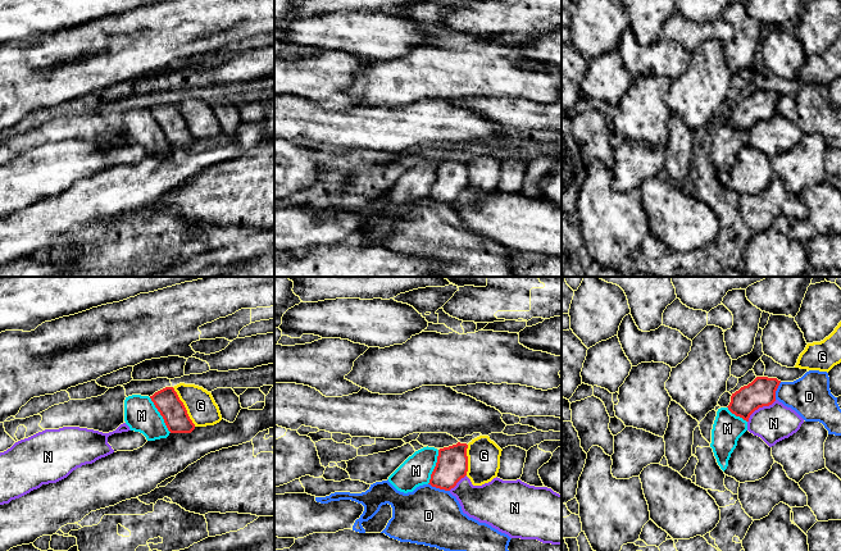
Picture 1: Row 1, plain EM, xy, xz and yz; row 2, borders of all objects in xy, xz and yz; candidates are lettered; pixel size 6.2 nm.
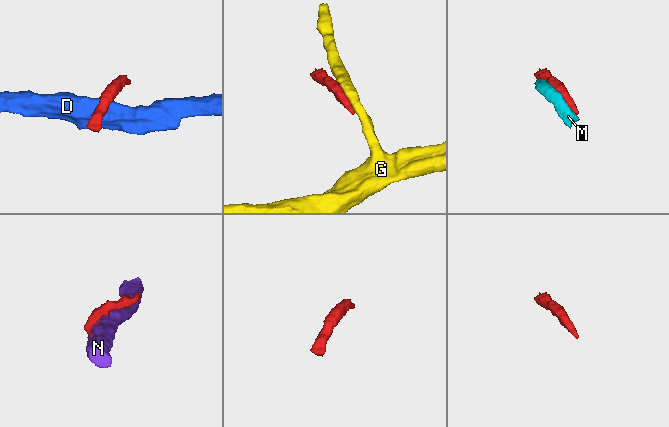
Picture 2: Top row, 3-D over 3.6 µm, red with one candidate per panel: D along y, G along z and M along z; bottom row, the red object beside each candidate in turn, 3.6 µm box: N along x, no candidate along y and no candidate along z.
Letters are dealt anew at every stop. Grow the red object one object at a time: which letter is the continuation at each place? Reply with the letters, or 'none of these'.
none of these

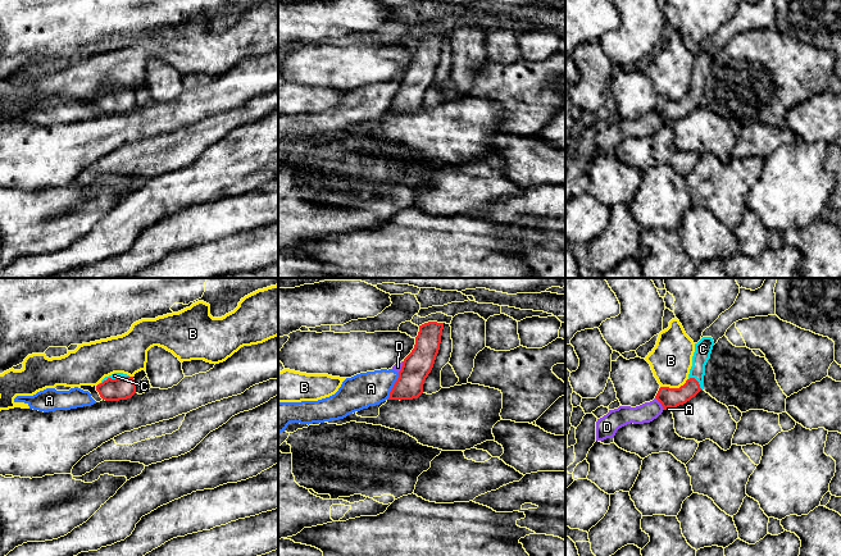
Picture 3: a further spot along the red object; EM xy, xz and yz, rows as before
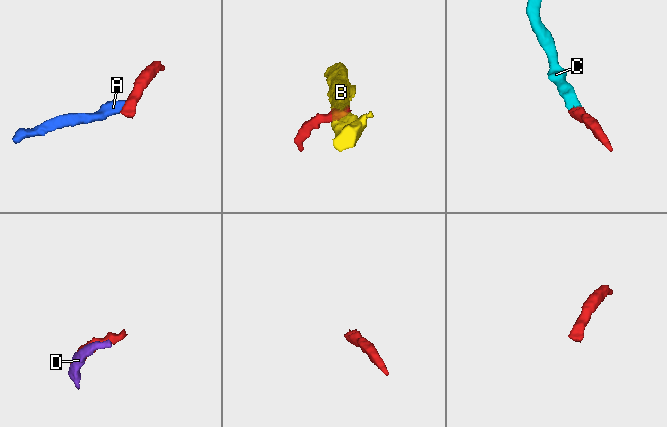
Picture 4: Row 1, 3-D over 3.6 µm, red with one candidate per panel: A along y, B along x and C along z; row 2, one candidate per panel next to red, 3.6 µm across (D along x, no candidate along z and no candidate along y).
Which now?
C

